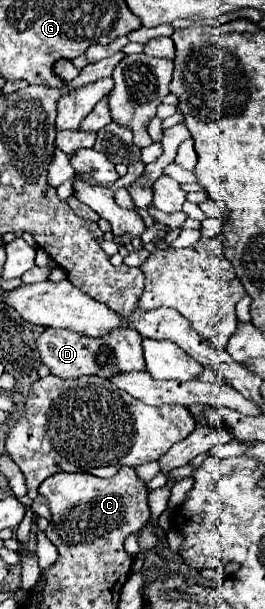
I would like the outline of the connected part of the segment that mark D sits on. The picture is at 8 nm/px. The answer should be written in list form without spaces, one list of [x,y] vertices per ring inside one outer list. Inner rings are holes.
[[[47,328],[37,340],[37,348],[43,364],[51,368],[51,374],[59,378],[77,378],[83,374],[95,374],[109,378],[109,374],[145,370],[141,334],[137,330],[115,330],[115,334],[103,338],[87,338],[71,330],[53,330]]]

